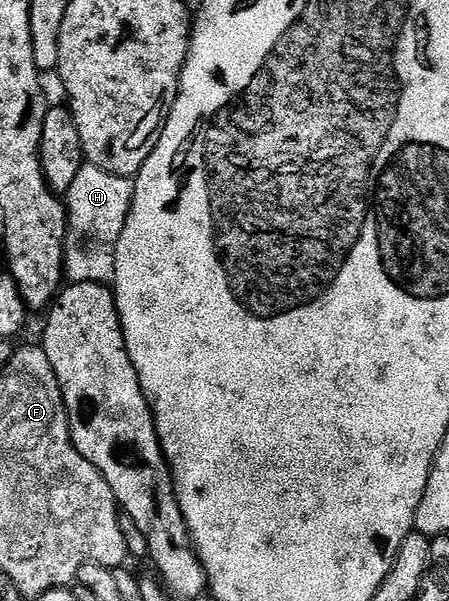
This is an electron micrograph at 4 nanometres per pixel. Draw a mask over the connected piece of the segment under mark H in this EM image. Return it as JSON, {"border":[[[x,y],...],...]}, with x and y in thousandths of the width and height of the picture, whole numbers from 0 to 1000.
{"border":[[[185,273],[178,286],[169,286],[169,300],[160,300],[160,313],[151,313],[151,319],[143,324],[149,374],[143,411],[143,463],[149,471],[252,471],[258,404],[267,399],[267,386],[285,366],[285,353],[296,338],[298,296],[258,293],[249,286],[232,286],[232,280],[214,280],[198,273]]]}

